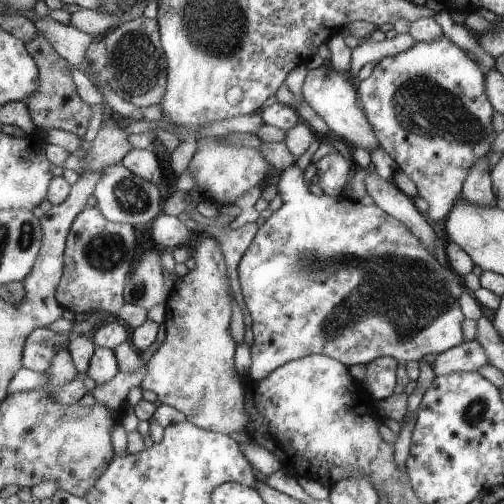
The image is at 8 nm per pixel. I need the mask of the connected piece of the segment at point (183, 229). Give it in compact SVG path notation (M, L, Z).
M163 212L152 222L150 232L156 247L171 251L182 246L193 234L177 217Z

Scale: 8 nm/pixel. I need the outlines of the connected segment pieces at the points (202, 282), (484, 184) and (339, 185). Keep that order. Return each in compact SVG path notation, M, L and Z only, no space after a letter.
M203 236L194 248L192 257L196 266L180 278L172 280L172 297L167 301L166 340L159 350L147 362L144 381L139 385L143 390L156 394L162 405L169 405L182 412L185 421L200 429L223 433L244 433L250 425L251 418L247 410L247 385L234 372L234 338L230 336L232 322L232 294L230 294L230 276L228 266L220 250L219 243L211 236Z
M489 155L480 158L468 172L463 185L462 198L476 205L496 207L496 194L491 180Z
M330 152L316 162L319 185L325 195L338 197L351 180L355 164L352 158L344 158L339 152Z

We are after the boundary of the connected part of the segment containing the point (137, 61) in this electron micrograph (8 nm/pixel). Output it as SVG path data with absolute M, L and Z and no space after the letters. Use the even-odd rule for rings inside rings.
M134 18L131 22L124 23L114 28L104 36L109 51L109 66L104 71L107 82L116 88L121 98L142 109L151 105L158 105L166 95L167 86L167 62L161 44L161 31L156 19Z

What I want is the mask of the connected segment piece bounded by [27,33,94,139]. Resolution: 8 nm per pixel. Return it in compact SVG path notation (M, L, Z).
M39 33L35 40L27 44L28 51L40 68L39 90L27 101L34 121L40 130L59 129L84 136L90 132L90 124L94 118L94 108L80 96L78 86L70 72L70 62L62 57L44 34Z

